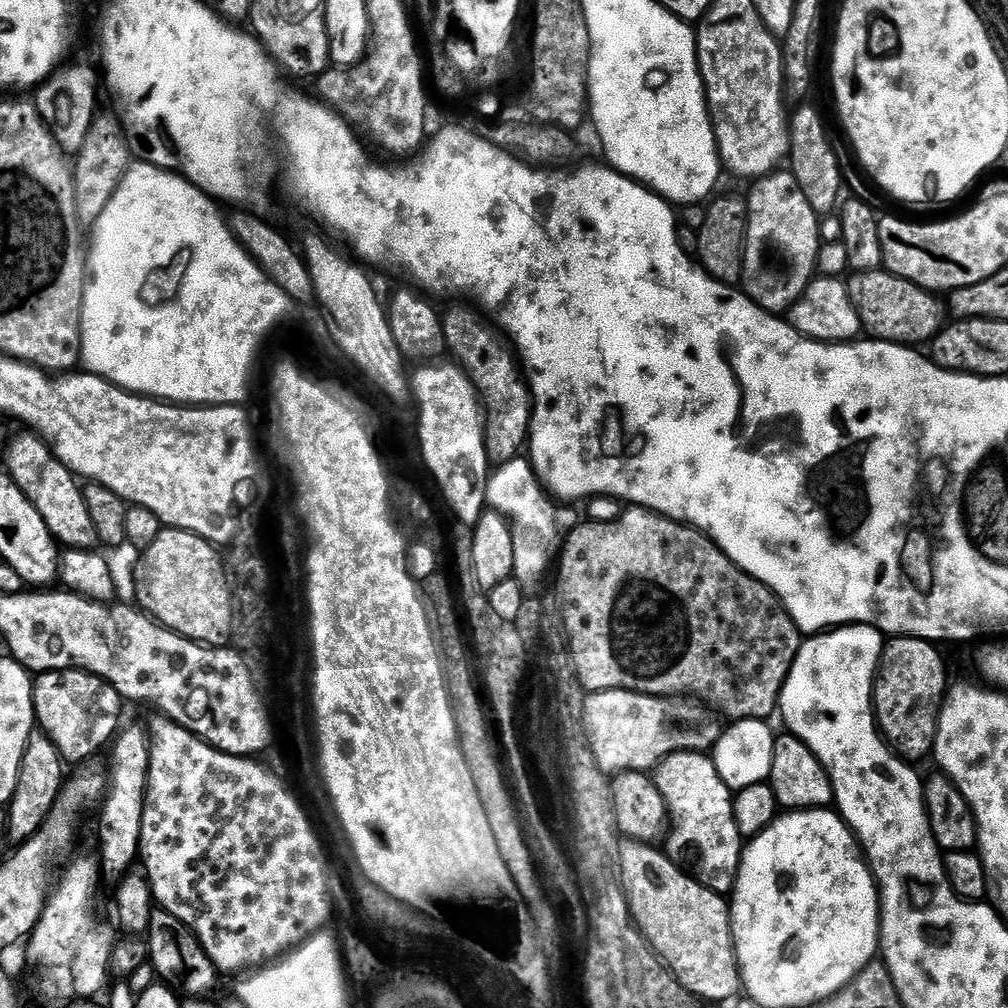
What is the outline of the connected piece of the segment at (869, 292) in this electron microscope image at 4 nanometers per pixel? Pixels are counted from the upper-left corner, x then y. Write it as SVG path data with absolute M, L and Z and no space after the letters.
M868 270L860 277L858 288L858 307L862 324L877 340L889 340L891 344L921 346L929 340L935 341L949 323L948 312L939 295L927 288L910 282L895 271Z

